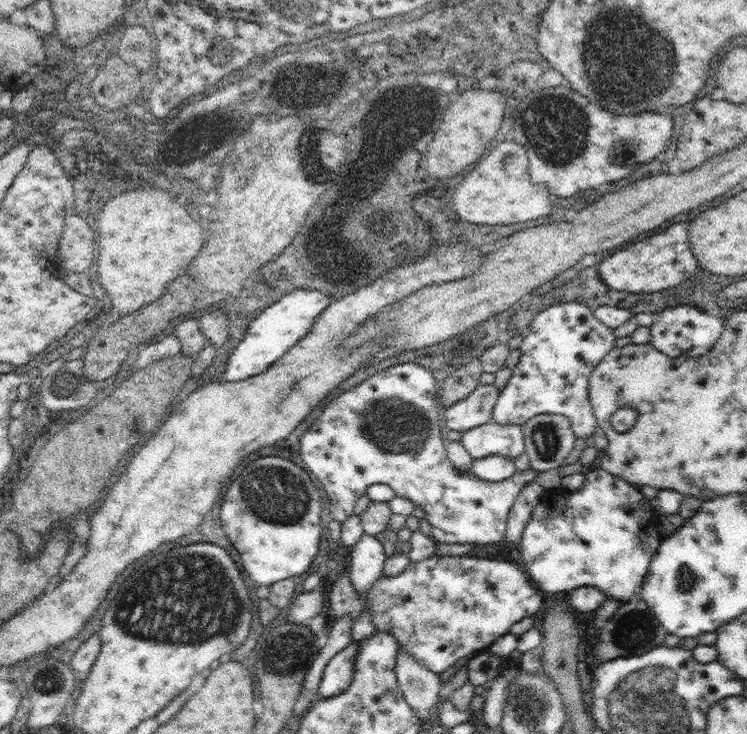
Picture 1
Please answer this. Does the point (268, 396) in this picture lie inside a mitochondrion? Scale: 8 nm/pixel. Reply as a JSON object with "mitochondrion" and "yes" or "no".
{"mitochondrion":"no"}

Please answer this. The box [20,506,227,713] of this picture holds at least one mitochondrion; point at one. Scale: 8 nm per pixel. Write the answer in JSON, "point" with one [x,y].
{"point":[47,680]}

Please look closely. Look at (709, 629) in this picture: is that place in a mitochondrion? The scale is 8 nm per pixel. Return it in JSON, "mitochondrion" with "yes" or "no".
{"mitochondrion":"no"}

